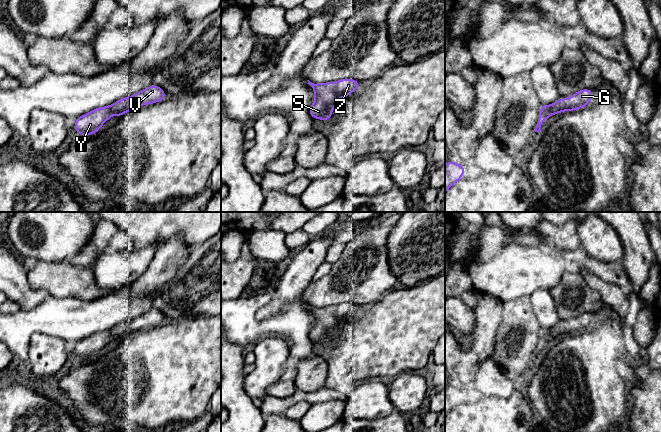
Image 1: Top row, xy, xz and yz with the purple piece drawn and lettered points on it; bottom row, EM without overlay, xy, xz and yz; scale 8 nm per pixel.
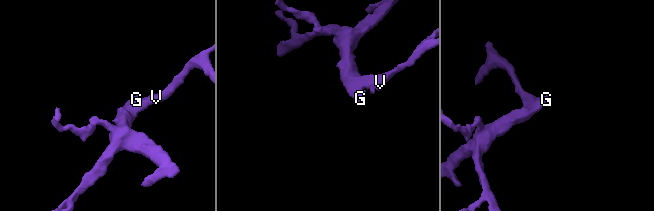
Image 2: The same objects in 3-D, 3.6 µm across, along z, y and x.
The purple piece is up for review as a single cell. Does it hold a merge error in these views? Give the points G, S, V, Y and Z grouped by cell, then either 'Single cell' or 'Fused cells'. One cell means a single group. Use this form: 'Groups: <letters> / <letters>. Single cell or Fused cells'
Groups: G S V Y Z. Single cell

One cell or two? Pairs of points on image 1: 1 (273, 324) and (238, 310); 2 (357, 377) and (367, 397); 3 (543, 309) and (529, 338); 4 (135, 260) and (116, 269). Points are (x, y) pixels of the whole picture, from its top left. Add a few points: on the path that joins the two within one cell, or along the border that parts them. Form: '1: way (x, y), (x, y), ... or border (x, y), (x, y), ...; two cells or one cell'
1: way (264, 326), (254, 326), (247, 319); one cell
2: border (372, 378), (355, 385); two cells
3: border (529, 298), (530, 305), (541, 328); two cells
4: way (130, 265), (121, 269); one cell

